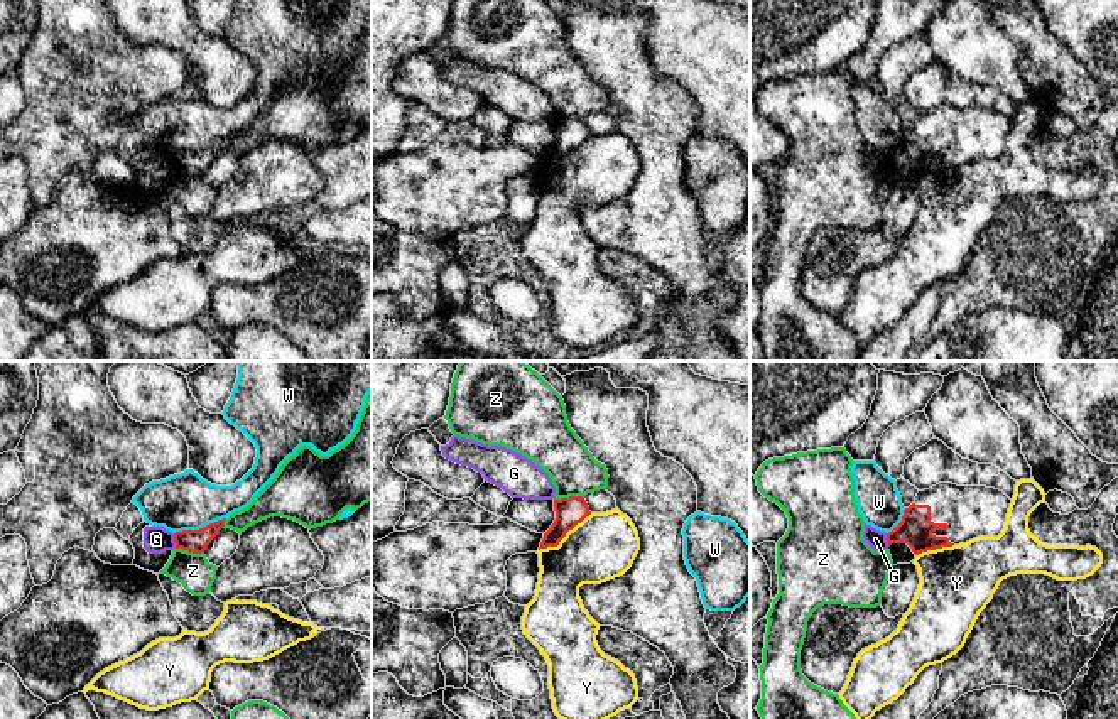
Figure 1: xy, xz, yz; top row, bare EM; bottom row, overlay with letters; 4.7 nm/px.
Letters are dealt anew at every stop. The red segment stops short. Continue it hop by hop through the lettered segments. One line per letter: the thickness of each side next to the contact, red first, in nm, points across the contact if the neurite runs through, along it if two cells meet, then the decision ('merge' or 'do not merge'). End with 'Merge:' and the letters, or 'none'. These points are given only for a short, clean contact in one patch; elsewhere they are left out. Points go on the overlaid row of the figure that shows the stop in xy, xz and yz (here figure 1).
G: 110/130 nm | along xy (173, 534), (176, 547) | do not merge
W: 110/280 nm | do not merge
Y: 140/320 nm | do not merge
Z: 140/240 nm | along xz (583, 497), (561, 497), (554, 500) | do not merge
Merge: none

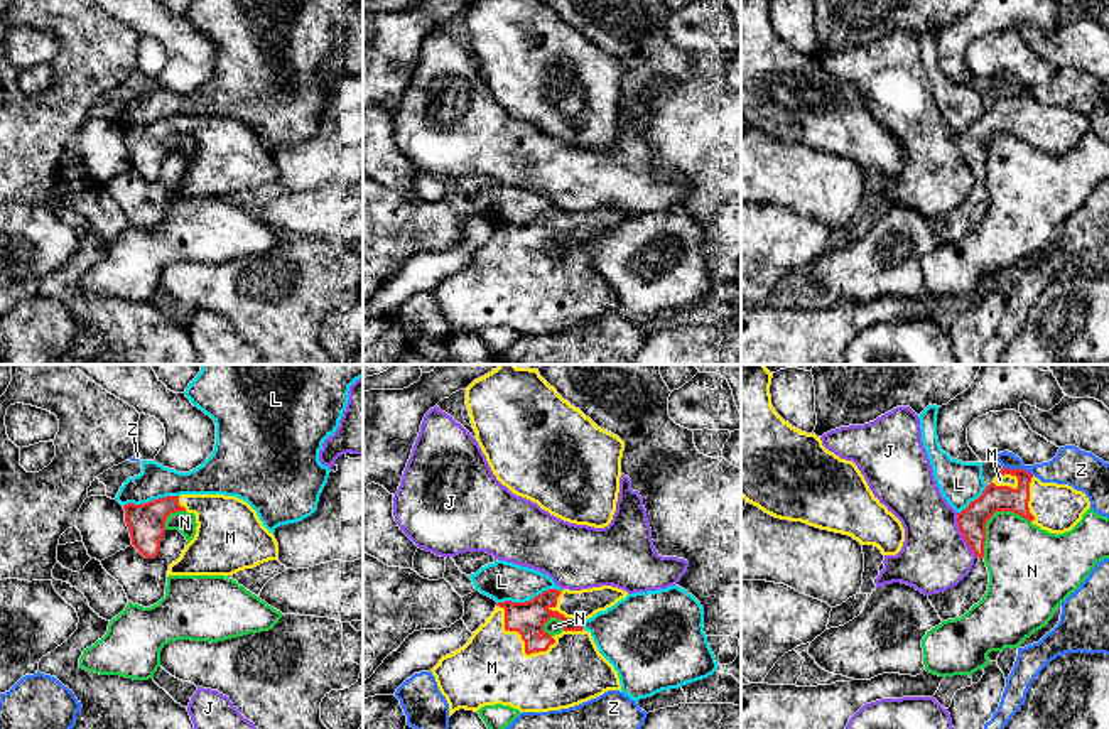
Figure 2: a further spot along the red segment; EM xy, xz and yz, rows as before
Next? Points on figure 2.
J: 130/320 nm | along yz (956, 513), (959, 532), (976, 556) | do not merge
L: 160/190 nm | do not merge
M: 160/340 nm | merge
N: 130/340 nm | do not merge
Z: 130/180 nm | along yz (1003, 466), (1027, 469), (1033, 475) | do not merge
Merge: M

